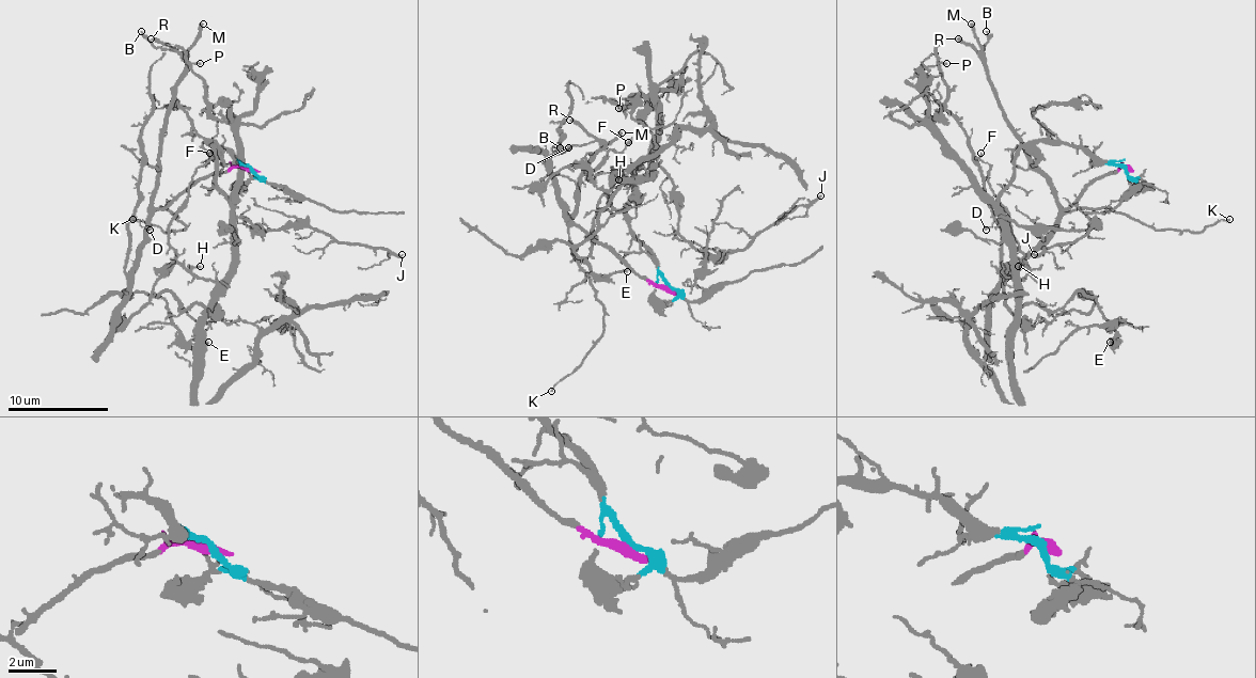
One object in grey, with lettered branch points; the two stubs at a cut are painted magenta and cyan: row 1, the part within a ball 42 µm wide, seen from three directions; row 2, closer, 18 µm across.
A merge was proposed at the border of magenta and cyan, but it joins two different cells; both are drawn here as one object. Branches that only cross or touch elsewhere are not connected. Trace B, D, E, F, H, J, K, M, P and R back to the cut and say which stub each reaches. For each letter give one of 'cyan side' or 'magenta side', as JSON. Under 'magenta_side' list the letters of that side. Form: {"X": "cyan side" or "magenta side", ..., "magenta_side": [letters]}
{"B": "magenta side", "D": "magenta side", "E": "cyan side", "F": "cyan side", "H": "cyan side", "J": "cyan side", "K": "magenta side", "M": "magenta side", "P": "cyan side", "R": "magenta side", "magenta_side": ["B", "D", "K", "M", "R"]}

